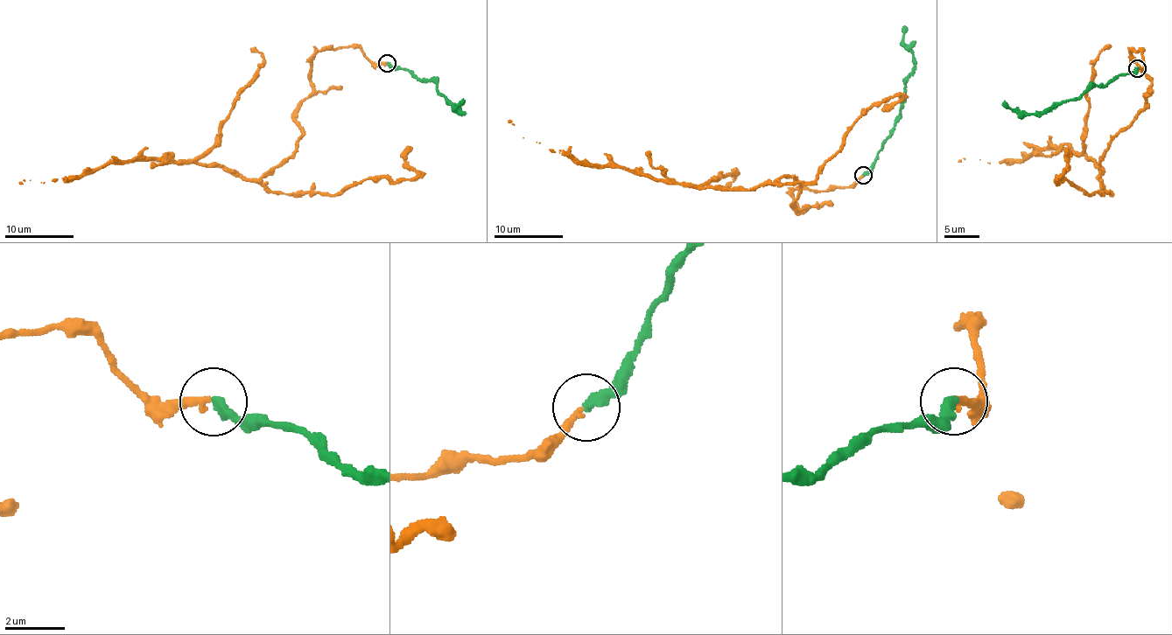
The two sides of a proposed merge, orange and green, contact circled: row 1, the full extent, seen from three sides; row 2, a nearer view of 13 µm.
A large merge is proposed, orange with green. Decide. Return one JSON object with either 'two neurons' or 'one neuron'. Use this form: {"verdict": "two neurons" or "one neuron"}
{"verdict": "one neuron"}

